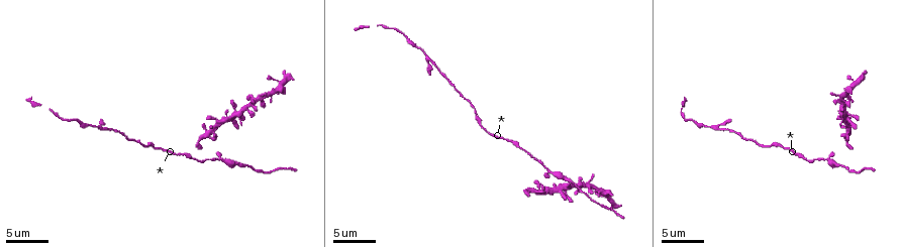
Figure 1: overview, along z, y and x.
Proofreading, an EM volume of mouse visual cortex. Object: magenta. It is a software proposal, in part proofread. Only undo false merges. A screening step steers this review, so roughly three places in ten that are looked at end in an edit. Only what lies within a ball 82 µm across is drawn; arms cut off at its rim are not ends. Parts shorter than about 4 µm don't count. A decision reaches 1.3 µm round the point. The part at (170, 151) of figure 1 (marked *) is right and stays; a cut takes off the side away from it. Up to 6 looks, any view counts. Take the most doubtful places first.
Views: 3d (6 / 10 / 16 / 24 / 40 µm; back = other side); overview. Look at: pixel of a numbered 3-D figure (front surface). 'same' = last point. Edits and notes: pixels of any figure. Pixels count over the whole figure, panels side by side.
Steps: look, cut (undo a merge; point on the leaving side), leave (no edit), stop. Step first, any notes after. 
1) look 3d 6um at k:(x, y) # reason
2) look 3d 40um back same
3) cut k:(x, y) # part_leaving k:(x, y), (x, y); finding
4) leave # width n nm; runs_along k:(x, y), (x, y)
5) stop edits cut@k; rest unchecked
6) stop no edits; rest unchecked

look 3d 10um at 1:(848, 129) # four arms meet

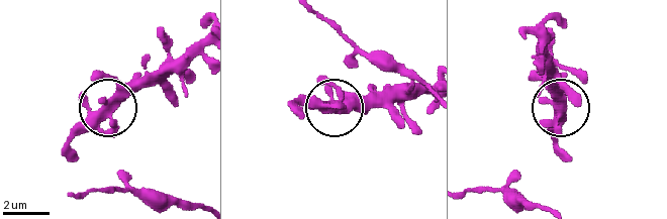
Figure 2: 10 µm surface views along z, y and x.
look 3d 6um at 2:(558, 108)

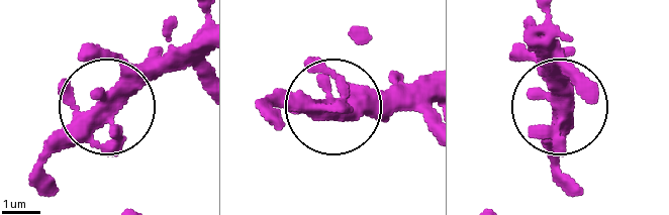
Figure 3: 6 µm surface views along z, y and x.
leave # width 390 nm; one neuron here

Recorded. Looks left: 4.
look 3d 6um at 1:(221, 160)

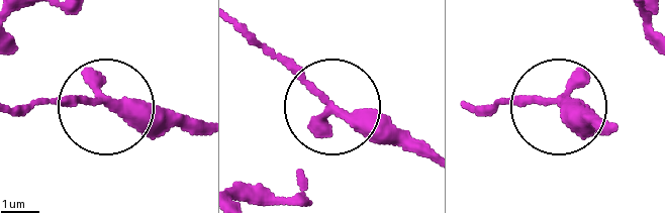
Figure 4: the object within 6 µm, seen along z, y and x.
leave # width 350 nm; runs_along 4:(242, 25), (328, 106), (422, 138); one neuron here

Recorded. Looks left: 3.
look 3d 10um at 1:(404, 34)

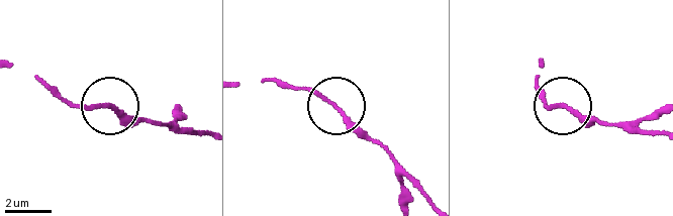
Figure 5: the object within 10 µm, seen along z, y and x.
leave # runs_along 5:(659, 134), (584, 123), (540, 100); one neuron here

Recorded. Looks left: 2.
stop no edits; rest unchecked

